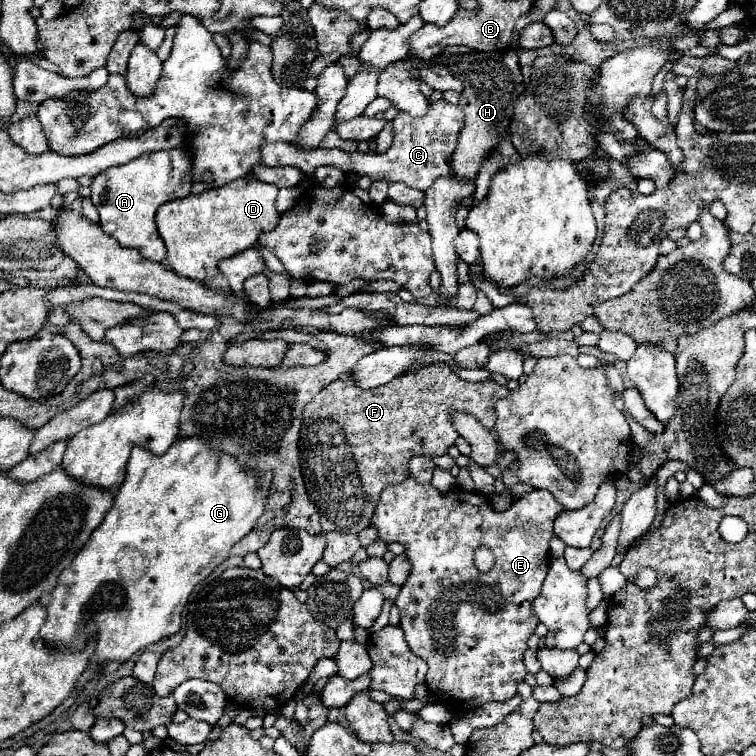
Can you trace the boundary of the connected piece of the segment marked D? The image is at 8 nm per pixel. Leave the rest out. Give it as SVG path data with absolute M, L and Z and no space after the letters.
M240 178L222 188L188 194L182 200L162 204L156 212L156 224L168 250L166 260L170 268L180 276L204 282L214 274L222 258L252 248L260 232L268 232L278 224L280 214L276 210L276 196L278 186L256 178Z

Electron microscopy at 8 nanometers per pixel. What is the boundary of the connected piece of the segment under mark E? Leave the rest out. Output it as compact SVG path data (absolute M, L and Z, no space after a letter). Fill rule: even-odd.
M410 476L402 484L394 484L390 488L384 488L384 492L380 496L380 502L378 502L370 522L378 530L378 538L380 540L398 542L398 544L402 544L406 548L404 556L410 560L412 570L410 570L410 576L408 576L406 584L402 586L398 598L394 600L394 604L400 610L400 628L406 634L406 642L408 642L410 650L428 664L428 674L426 674L426 682L424 684L426 684L426 688L430 690L430 694L438 702L442 702L446 706L452 706L452 710L464 712L464 710L472 710L476 706L484 706L488 702L506 702L506 700L510 700L516 694L516 684L520 680L524 680L524 676L528 672L524 662L522 662L522 654L526 652L526 648L528 648L526 642L534 634L534 628L538 624L538 618L532 612L532 600L534 600L534 596L538 596L540 586L542 586L542 582L546 578L546 572L548 572L548 566L550 566L548 546L550 546L550 540L554 536L552 522L558 516L558 512L562 512L562 510L564 510L562 504L558 504L554 500L554 496L550 496L550 492L546 492L546 490L532 490L528 494L522 494L508 510L498 512L498 510L492 508L492 504L480 492L466 492L462 488L452 488L450 492L442 494L432 484L418 484ZM478 548L488 548L488 550L492 550L492 554L496 554L494 566L490 570L486 570L486 572L480 572L476 568L476 564L474 564L474 552Z

